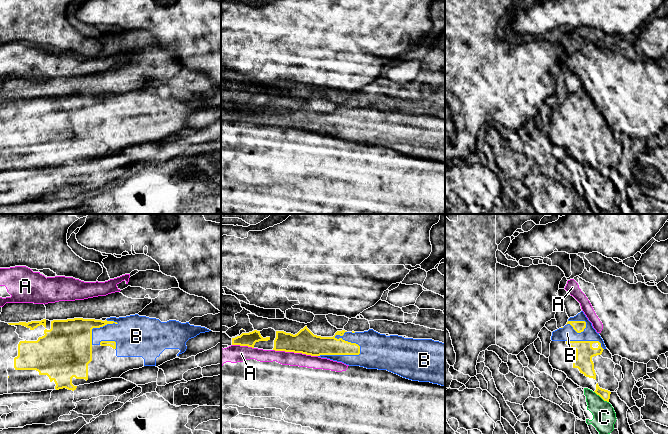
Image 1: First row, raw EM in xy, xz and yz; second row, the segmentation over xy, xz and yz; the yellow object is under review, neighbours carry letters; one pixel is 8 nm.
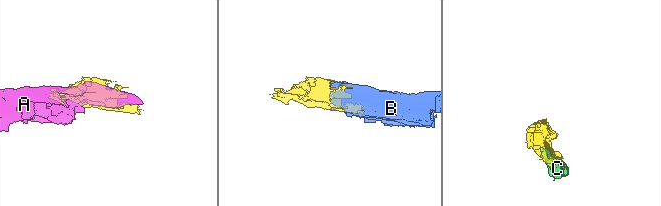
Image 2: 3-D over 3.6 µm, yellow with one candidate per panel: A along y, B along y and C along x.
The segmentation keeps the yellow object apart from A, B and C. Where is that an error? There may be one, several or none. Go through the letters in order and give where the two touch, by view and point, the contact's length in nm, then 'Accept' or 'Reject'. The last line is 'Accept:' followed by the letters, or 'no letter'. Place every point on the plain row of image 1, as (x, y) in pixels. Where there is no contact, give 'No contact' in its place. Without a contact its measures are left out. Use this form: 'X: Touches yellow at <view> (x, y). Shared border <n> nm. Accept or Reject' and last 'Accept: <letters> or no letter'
A: Touches yellow at xz (295, 128). Shared border 360 nm. Reject
B: Touches yellow at xz (342, 130). Shared border 360 nm. Accept
C: Touches yellow at yz (601, 173). Shared border 150 nm. Reject
Accept: B

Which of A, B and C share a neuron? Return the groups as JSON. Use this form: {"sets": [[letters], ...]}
{"sets": [["A"], ["B"], ["C"]]}

